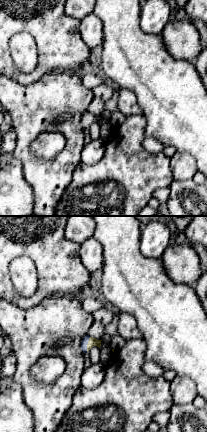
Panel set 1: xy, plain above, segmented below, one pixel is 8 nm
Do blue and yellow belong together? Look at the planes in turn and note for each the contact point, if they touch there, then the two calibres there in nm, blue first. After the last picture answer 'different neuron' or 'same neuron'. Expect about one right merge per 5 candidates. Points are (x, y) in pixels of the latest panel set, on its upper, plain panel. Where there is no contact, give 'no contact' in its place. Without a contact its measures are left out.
meets blue at (87, 119); 50 nm thick on the blue side, 70 nm on the other

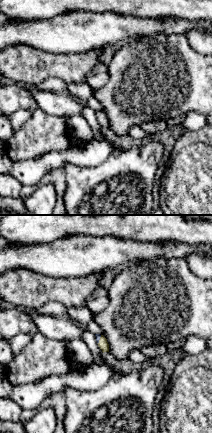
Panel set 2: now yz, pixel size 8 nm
meets blue at (99, 115); 40 nm thick on the blue side, 80 nm on the other

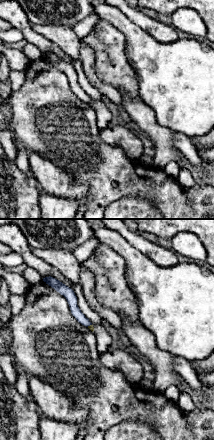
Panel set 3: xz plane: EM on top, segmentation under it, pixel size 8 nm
meets blue at (89, 101); 80 nm thick on the blue side, 40 nm on the other

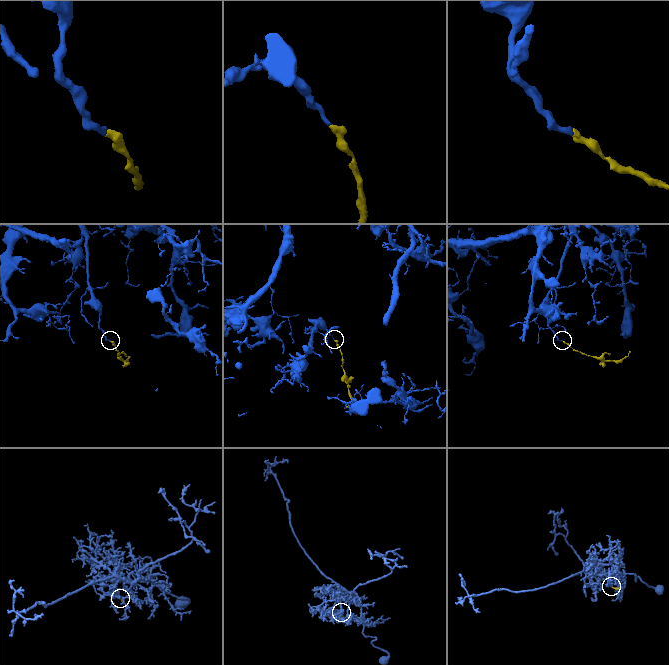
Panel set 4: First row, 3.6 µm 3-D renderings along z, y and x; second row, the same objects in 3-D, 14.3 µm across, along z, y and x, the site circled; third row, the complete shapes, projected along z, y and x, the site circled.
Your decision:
same neuron

